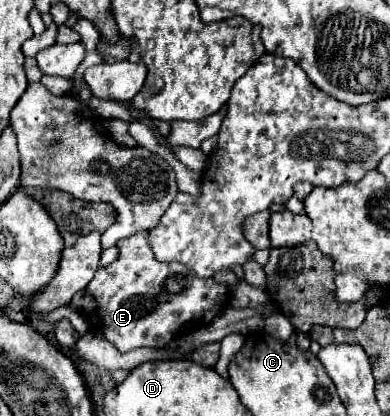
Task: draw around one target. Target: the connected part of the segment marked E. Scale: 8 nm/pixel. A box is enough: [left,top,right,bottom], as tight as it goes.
[67,230,229,350]

